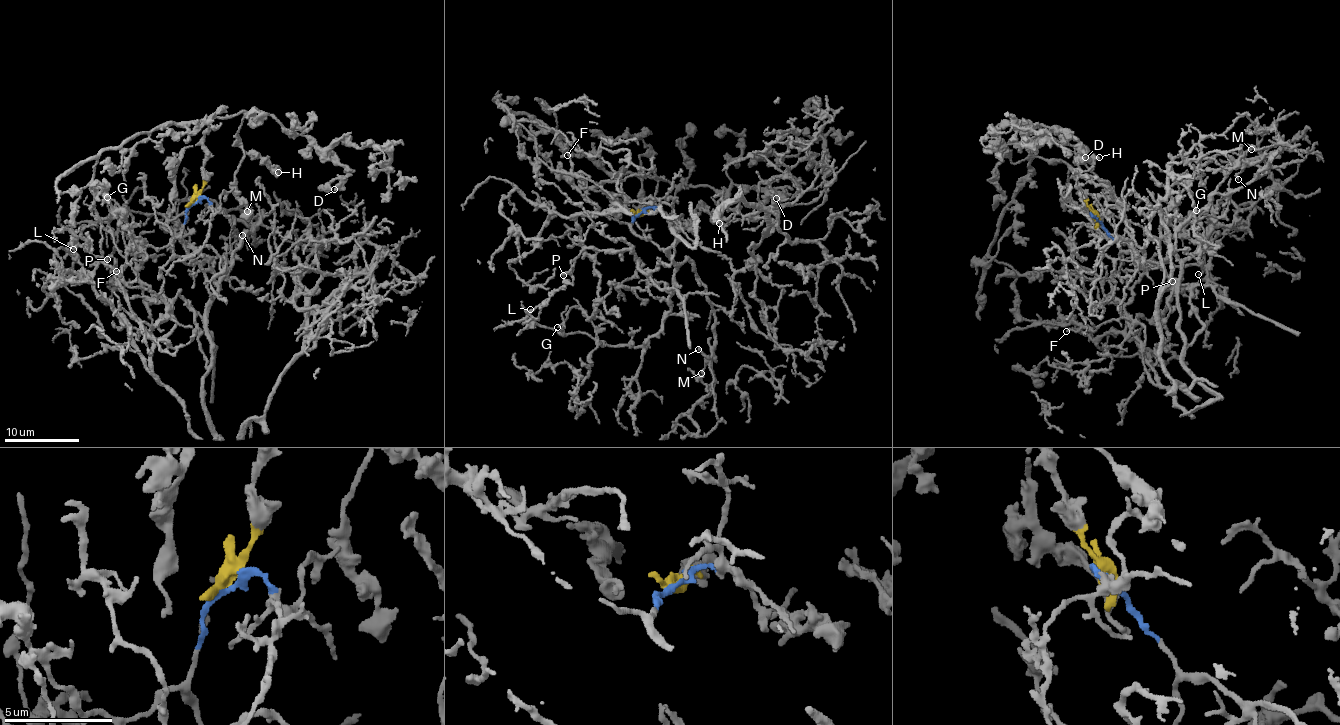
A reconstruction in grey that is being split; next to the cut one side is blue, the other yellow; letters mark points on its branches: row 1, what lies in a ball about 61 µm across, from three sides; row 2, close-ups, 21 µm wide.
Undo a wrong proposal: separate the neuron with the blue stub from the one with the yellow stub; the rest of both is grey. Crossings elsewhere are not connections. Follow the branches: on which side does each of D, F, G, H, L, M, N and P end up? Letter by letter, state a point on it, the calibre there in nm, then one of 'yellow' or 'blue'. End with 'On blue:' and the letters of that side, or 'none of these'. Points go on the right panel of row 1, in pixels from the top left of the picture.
D: place (1085, 157); calibre 480 nm; yellow
F: place (1066, 331); calibre 170 nm; blue
G: place (1196, 210); calibre 130 nm; blue
H: place (1099, 157); calibre 600 nm; yellow
L: place (1198, 274); calibre 200 nm; blue
M: place (1251, 149); calibre 280 nm; blue
N: place (1238, 179); calibre 280 nm; blue
P: place (1172, 281); calibre 130 nm; blue
On blue: F, G, L, M, N, P

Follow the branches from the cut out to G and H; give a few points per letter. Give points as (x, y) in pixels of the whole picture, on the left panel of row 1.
G: (192, 202), (207, 367), (178, 293), (131, 330), (150, 371), (121, 283), (125, 250), (142, 257), (106, 196)
H: (192, 202), (202, 190), (205, 135), (213, 117), (243, 114), (237, 138), (247, 153), (267, 161), (278, 173)

